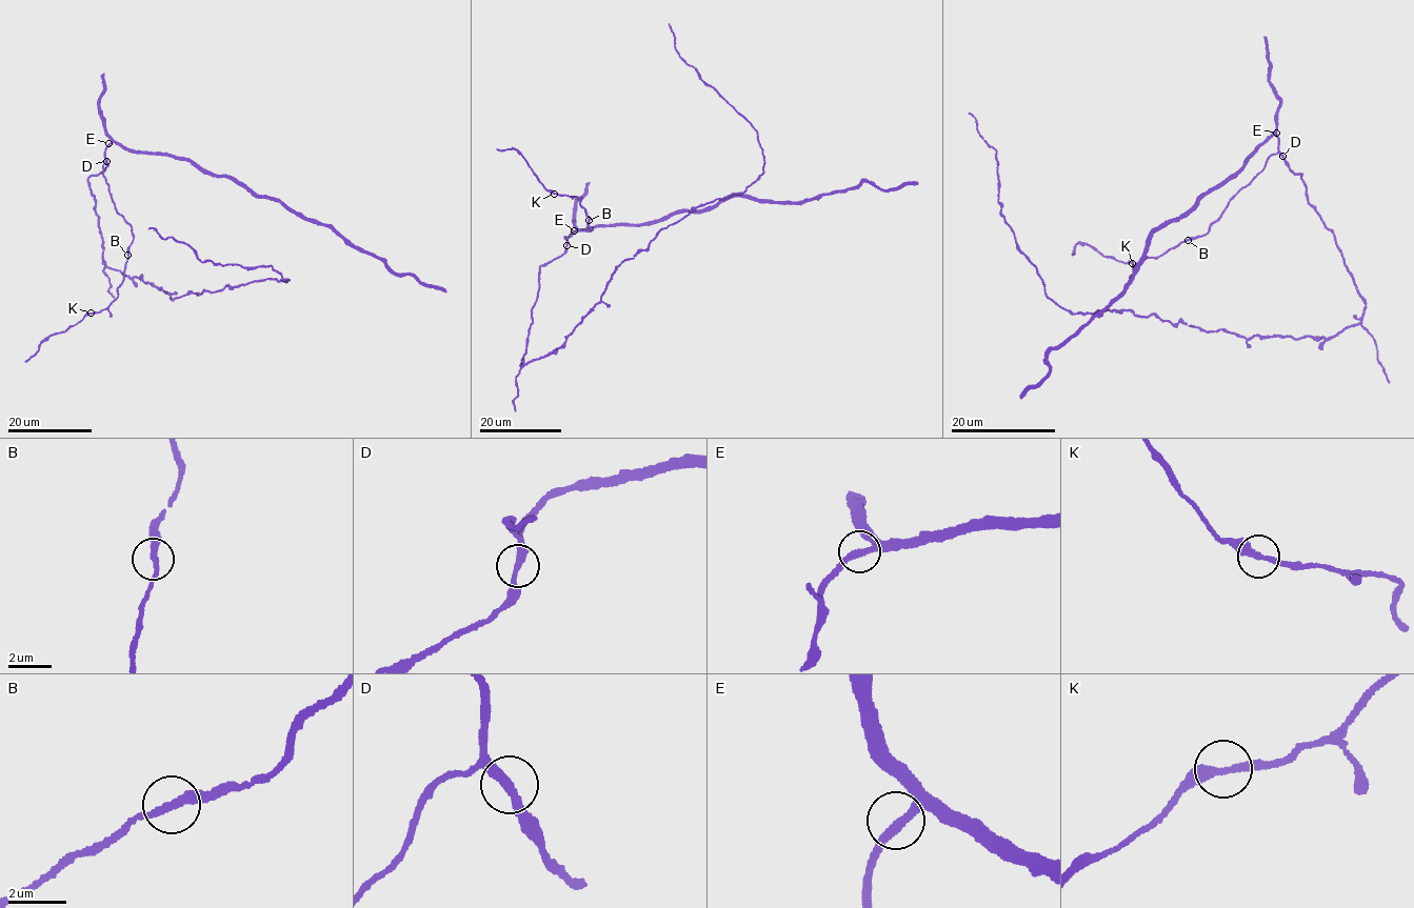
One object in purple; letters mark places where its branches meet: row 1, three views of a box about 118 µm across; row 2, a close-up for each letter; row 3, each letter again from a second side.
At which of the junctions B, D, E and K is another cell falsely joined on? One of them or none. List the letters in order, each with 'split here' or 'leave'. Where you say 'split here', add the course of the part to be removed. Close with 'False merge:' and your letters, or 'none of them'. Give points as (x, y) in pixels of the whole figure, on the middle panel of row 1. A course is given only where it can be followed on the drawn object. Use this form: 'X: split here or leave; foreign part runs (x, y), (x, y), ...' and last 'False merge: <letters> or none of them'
B: leave
D: leave
E: leave
K: leave
False merge: none of them

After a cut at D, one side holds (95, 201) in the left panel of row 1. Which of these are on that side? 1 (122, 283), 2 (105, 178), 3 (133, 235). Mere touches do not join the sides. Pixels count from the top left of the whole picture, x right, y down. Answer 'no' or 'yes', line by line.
1: no
2: no
3: no

